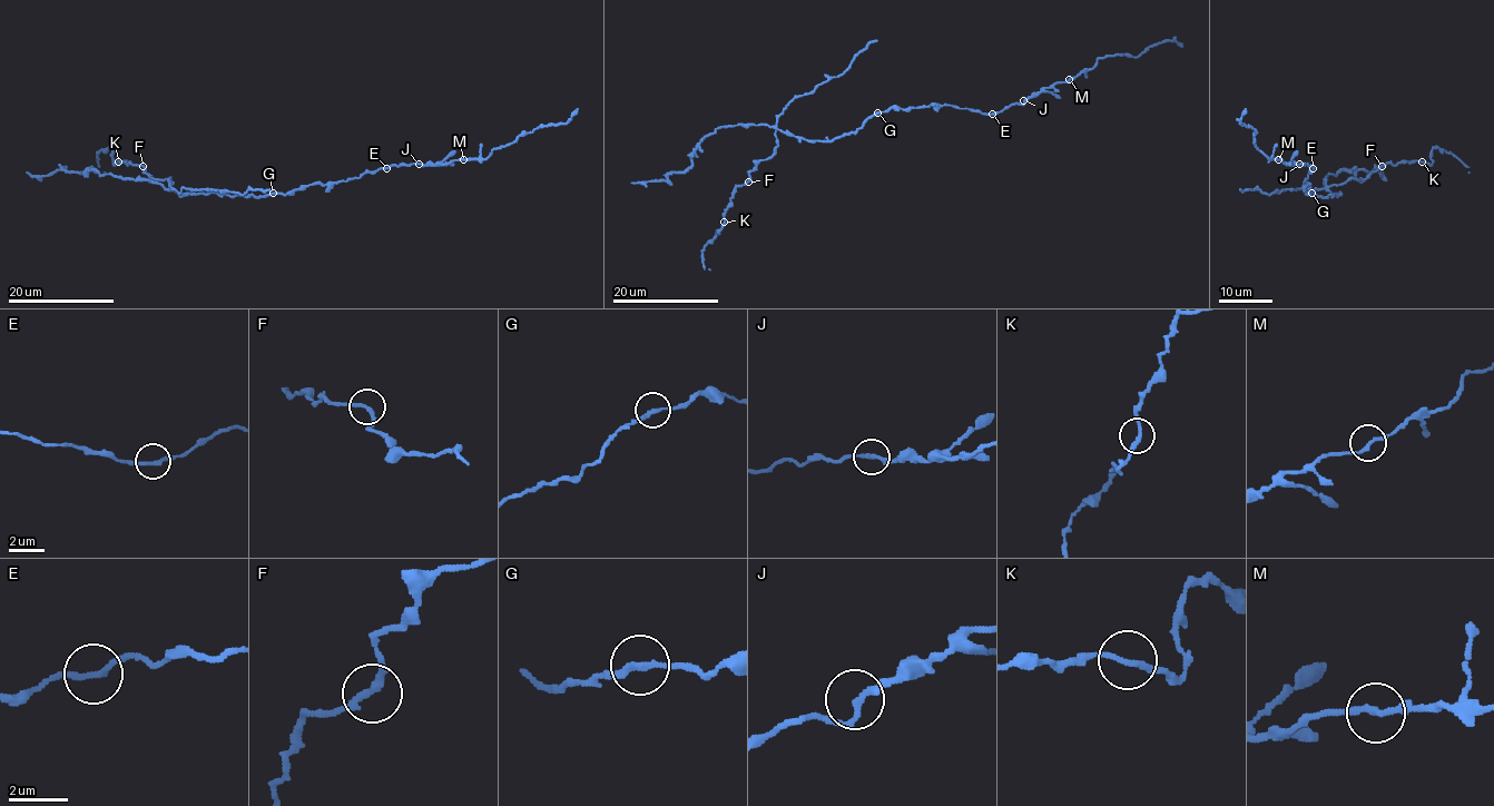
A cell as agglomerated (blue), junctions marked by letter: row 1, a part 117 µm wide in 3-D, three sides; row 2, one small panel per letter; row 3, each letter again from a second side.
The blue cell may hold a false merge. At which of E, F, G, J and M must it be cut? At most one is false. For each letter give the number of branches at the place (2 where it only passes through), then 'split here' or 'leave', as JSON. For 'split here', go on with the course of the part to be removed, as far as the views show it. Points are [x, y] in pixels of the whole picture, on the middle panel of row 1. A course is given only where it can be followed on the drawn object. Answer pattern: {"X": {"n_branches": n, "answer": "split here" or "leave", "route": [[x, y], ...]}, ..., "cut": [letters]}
{"E": {"n_branches": 2, "answer": "leave"}, "F": {"n_branches": 2, "answer": "leave"}, "G": {"n_branches": 2, "answer": "leave"}, "J": {"n_branches": 2, "answer": "leave"}, "M": {"n_branches": 2, "answer": "leave"}, "cut": []}

